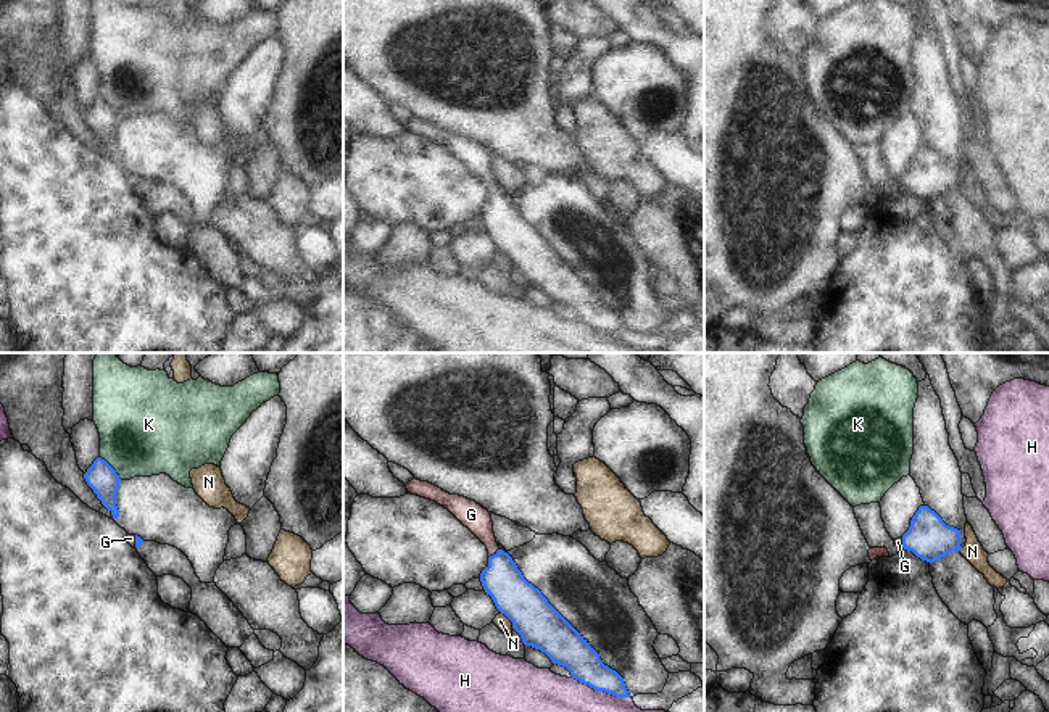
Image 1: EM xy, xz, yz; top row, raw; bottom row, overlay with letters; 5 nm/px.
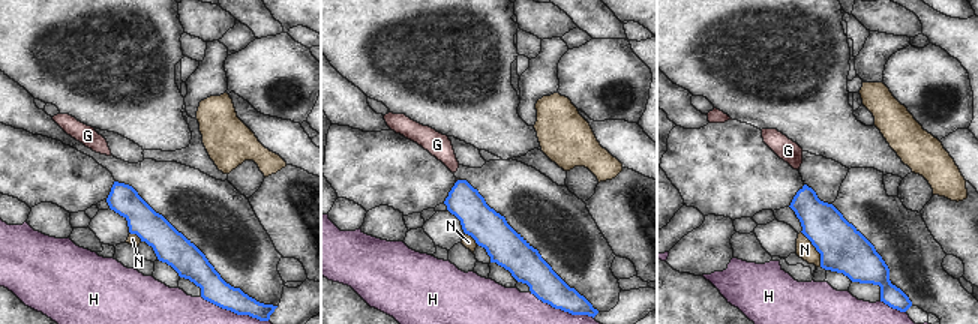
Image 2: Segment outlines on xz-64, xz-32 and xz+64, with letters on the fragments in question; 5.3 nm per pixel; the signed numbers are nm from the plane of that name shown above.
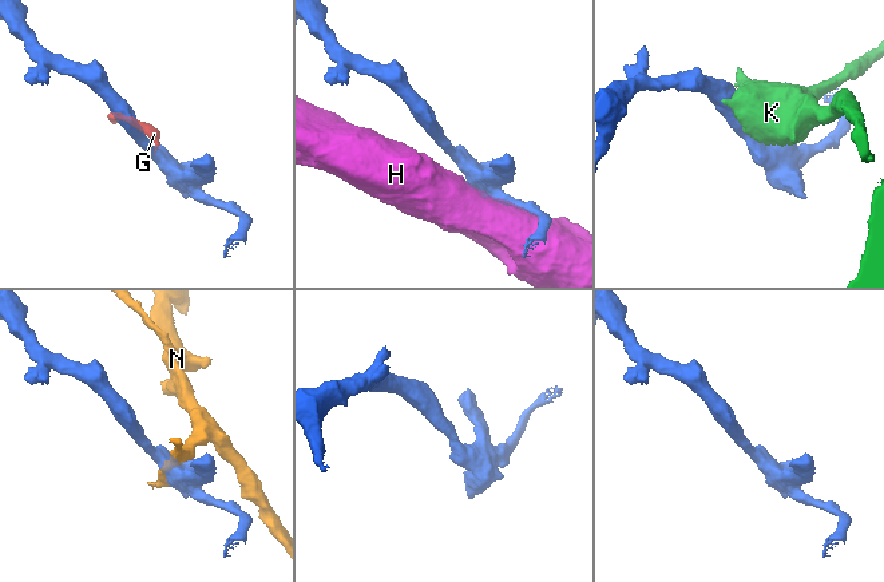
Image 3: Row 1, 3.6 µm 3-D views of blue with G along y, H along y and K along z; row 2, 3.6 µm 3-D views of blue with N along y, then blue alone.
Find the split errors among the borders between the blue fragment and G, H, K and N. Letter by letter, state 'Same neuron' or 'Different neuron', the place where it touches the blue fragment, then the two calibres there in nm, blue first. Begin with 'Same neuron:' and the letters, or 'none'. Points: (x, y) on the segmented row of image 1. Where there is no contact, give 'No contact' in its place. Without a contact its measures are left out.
Same neuron: G
G: Same neuron. Touches blue at xz (493, 554). Thickness 200 nm (blue) against 130 nm
H: Different neuron. Touches blue at xz (601, 690). Thickness 170 nm (blue) against 190 nm
K: Different neuron. Touches blue at xy (111, 467). Thickness 150 nm (blue) against 460 nm
N: Different neuron. Touches blue at xz (508, 617). Thickness 220 nm (blue) against 70 nm.

